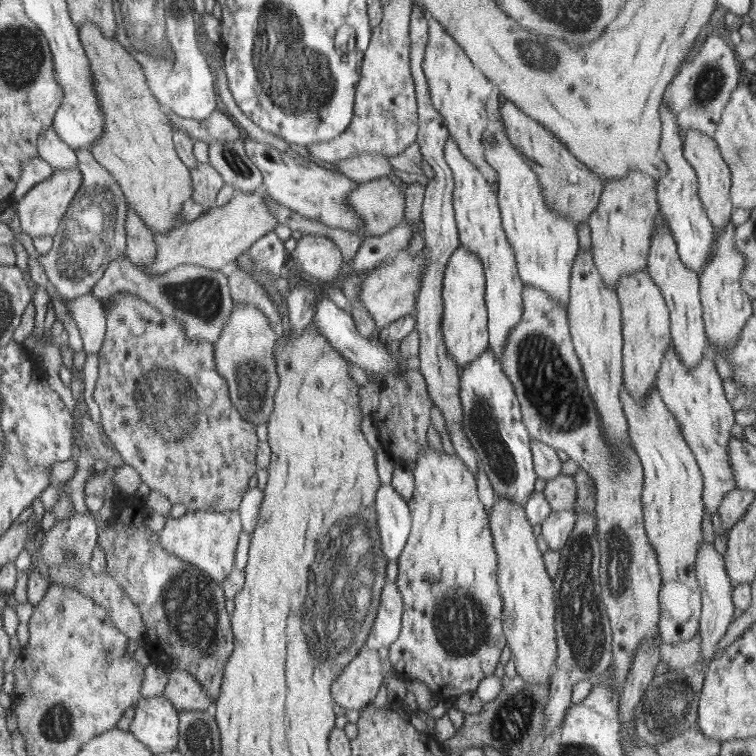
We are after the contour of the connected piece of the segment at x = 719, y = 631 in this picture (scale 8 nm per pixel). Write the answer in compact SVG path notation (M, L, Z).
M702 540L696 556L696 577L701 589L701 617L699 622L699 632L702 636L702 651L699 660L710 660L716 652L716 644L720 642L722 636L726 634L730 622L739 614L733 605L731 598L732 583L728 577L725 560L712 544Z

